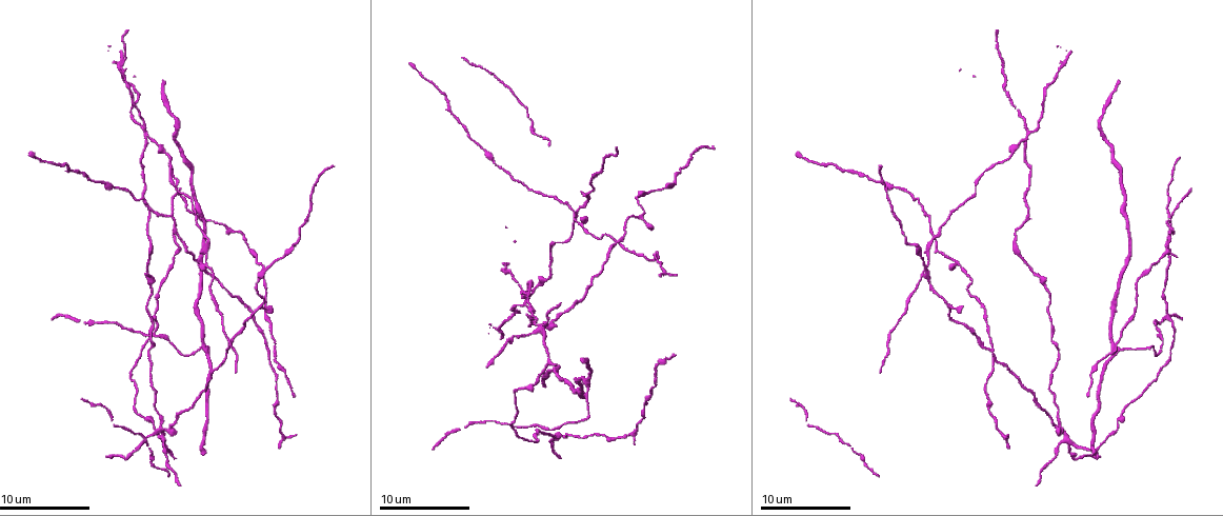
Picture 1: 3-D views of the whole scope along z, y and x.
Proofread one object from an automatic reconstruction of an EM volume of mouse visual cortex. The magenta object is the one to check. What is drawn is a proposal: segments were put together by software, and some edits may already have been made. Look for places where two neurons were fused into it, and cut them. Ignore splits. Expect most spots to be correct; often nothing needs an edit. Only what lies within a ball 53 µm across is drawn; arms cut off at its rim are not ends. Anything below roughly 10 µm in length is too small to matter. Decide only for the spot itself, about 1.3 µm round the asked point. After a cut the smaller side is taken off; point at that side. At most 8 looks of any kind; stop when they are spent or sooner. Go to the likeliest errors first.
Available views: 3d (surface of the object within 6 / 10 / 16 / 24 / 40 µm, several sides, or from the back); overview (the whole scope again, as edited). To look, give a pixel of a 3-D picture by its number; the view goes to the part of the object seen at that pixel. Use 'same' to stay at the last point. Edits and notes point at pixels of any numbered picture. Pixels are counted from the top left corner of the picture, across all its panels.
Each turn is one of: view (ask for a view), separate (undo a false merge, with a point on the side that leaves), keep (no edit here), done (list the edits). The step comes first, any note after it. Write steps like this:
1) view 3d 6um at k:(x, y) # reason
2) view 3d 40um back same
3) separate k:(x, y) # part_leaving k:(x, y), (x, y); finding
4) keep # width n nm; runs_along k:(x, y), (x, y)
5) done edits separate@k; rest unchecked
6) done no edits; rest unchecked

view 3d 6um at 1:(1026, 136) # four-way junction

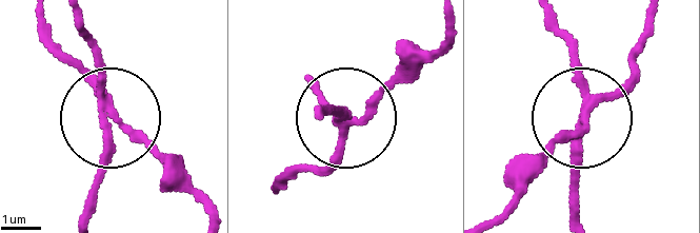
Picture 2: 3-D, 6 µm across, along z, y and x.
separate 2:(145, 140) # side_arm 16 um; part_leaving 2:(116, 116), (210, 214); a second neuron is stuck on

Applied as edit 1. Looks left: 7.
view 3d 6um at 1:(165, 429) # four or more arms meet

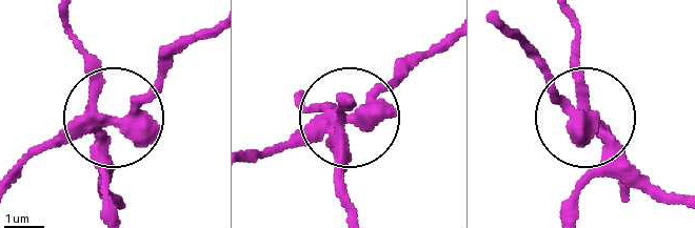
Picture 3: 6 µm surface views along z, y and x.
separate 3:(151, 117) # side_arm 64 um; arms 5; a second neuron is stuck on

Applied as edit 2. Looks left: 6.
view 3d 16um at 1:(531, 281)

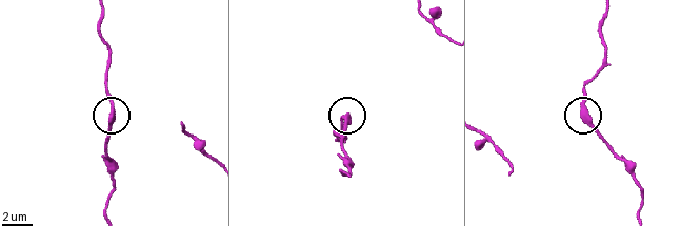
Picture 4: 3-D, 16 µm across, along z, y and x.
keep # runs_along 4:(348, 175), (345, 116), (342, 122); one neuron here

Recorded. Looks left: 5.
view 3d 16um at 1:(206, 352) # branch point

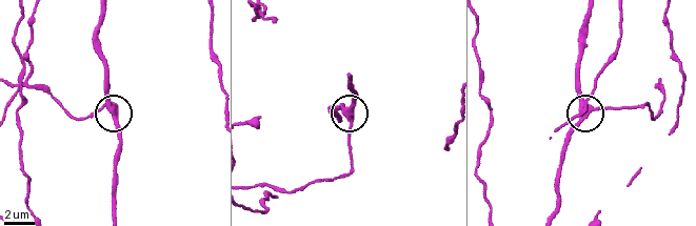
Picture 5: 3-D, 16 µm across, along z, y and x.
view 3d 16um back at 5:(112, 109) # other side

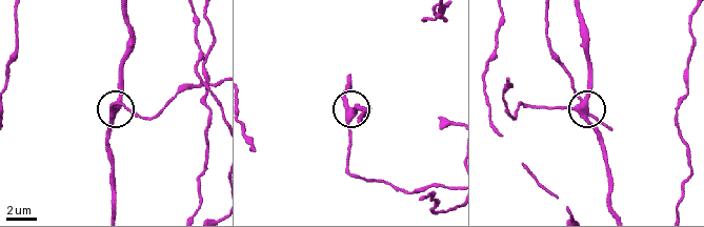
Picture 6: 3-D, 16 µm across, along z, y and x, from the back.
keep # one neuron here

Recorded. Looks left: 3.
done edits separate@2, separate@3; rest unchecked

